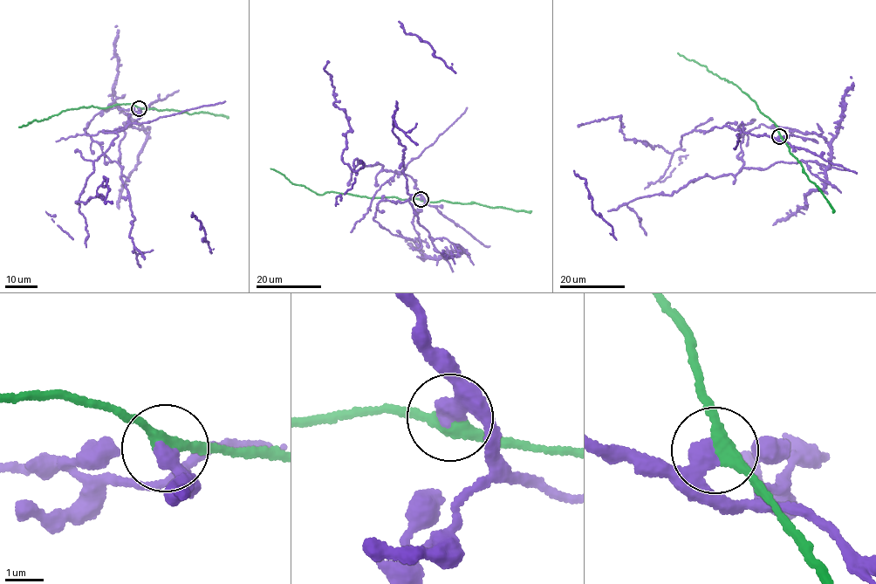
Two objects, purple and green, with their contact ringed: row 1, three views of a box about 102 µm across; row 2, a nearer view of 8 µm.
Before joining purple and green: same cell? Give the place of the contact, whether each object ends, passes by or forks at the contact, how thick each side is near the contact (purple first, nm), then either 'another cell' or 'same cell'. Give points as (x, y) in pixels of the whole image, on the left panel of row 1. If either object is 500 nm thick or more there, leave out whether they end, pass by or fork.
place (139, 108); purple ends; green passes by; calibres 480 and 320 nm; another cell

